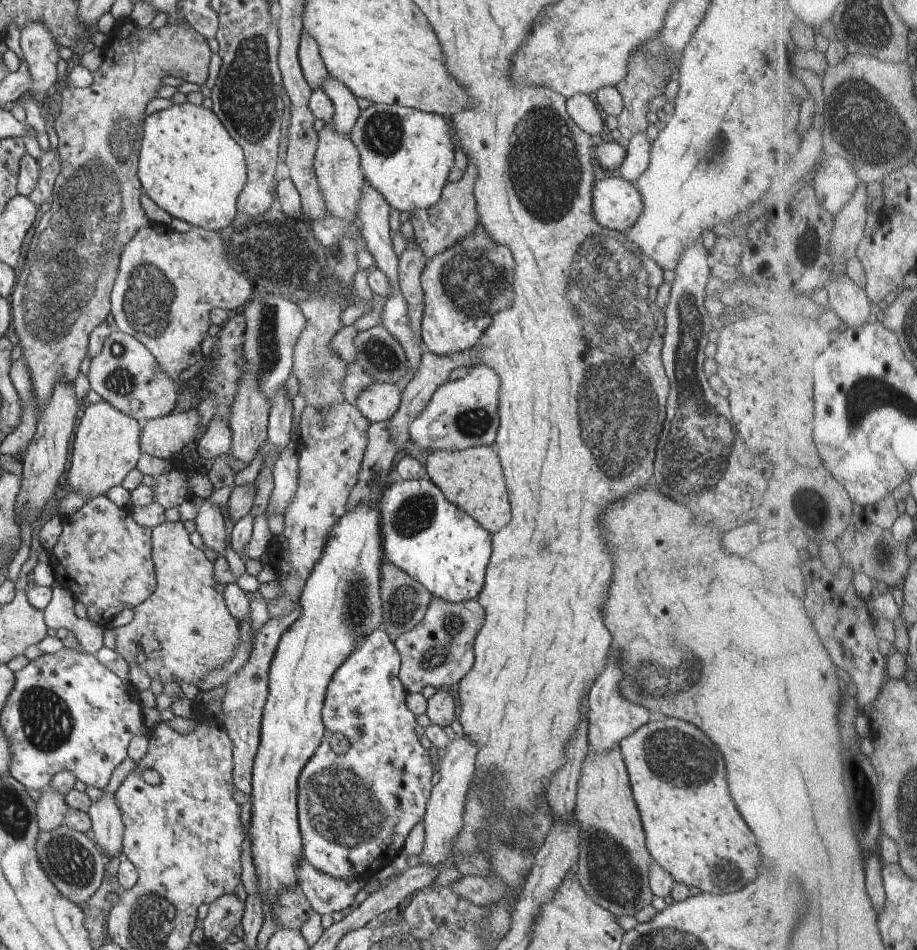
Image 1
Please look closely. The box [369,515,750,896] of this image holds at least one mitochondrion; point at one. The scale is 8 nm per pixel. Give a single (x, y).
(672, 754)

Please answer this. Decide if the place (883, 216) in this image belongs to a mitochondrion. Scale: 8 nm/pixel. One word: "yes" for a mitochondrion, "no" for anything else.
no

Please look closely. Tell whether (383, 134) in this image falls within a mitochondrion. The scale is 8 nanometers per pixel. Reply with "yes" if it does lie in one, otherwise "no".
yes

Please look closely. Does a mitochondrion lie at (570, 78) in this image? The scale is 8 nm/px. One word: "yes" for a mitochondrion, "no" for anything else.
no

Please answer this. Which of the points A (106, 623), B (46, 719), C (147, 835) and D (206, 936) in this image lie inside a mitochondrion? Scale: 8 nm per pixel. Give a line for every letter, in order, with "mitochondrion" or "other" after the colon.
A: other
B: mitochondrion
C: other
D: other

